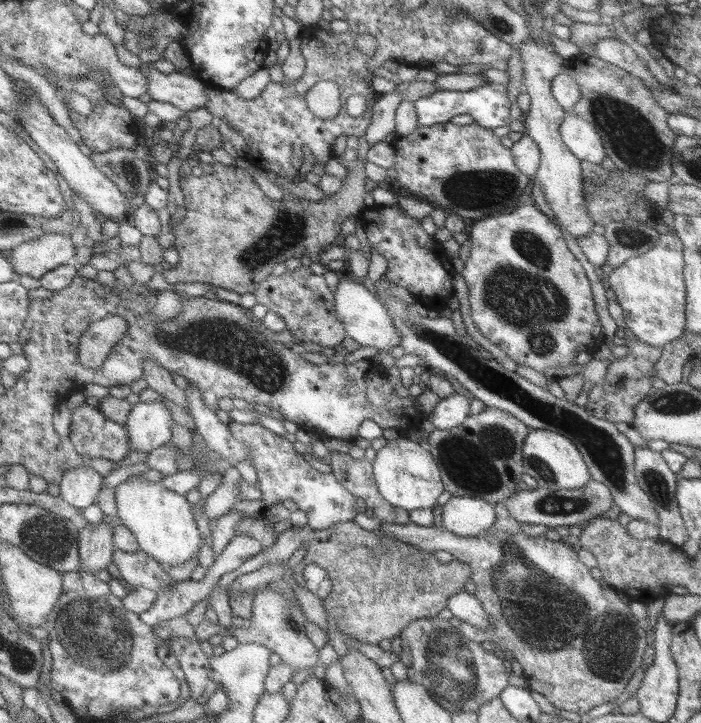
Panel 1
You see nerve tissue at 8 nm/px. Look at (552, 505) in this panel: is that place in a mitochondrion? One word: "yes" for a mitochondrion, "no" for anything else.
yes

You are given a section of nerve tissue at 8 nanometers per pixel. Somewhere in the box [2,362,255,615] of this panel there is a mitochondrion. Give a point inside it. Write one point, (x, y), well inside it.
(50, 538)

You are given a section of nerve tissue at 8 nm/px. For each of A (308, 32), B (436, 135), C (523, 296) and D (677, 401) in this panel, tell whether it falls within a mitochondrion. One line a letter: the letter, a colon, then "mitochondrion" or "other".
A: other
B: other
C: mitochondrion
D: mitochondrion

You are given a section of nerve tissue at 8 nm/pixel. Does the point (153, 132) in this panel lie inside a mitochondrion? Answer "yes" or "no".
no

